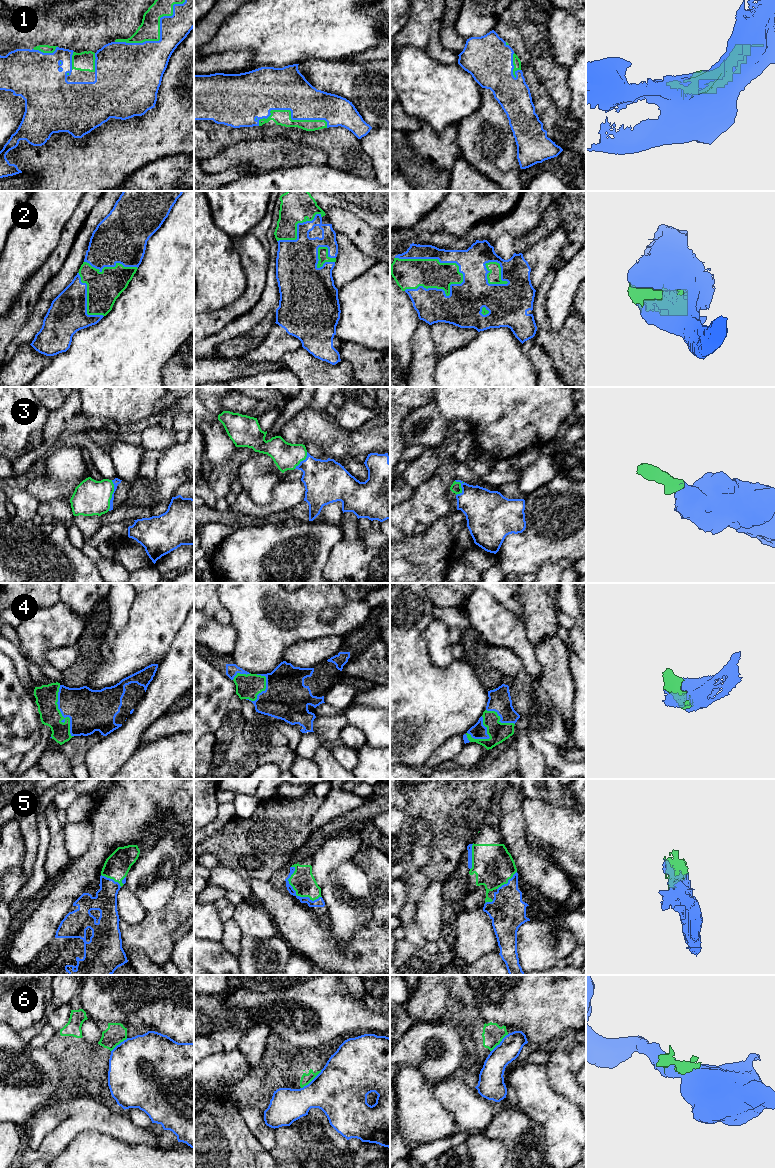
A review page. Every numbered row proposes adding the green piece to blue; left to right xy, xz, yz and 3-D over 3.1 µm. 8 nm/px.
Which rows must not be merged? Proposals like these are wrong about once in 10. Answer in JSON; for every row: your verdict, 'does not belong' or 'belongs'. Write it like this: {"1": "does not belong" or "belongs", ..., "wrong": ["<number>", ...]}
{"1": "belongs", "2": "belongs", "3": "belongs", "4": "belongs", "5": "belongs", "6": "does not belong", "wrong": ["6"]}

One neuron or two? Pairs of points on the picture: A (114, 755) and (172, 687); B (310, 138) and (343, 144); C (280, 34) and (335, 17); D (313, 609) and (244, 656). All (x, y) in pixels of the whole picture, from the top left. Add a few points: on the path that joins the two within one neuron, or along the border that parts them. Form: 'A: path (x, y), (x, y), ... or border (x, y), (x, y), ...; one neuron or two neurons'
A: path (126, 738), (134, 726), (155, 704); one neuron
B: path (318, 138), (335, 141); one neuron
C: path (294, 20), (297, 17), (321, 17); one neuron
D: path (298, 627), (290, 632), (271, 632), (262, 641); one neuron

